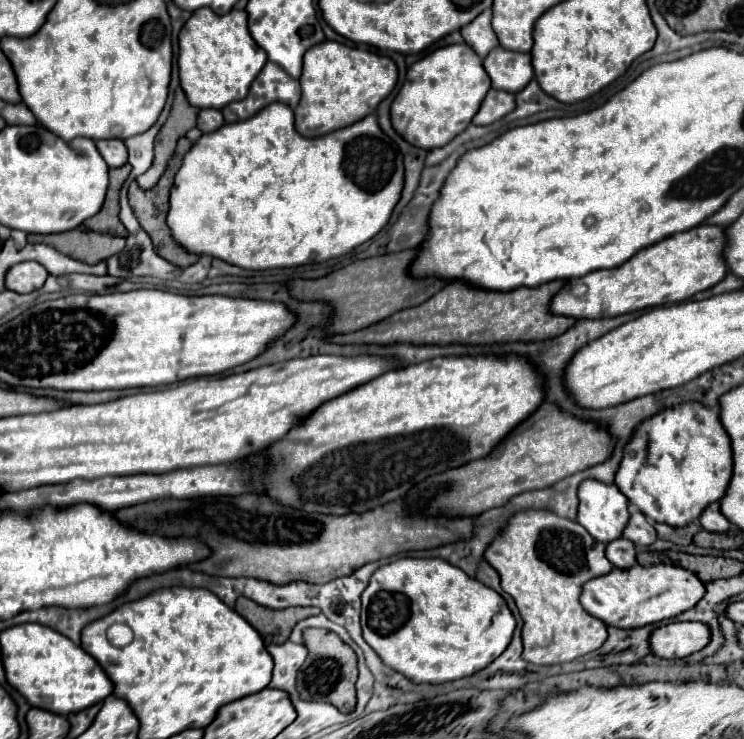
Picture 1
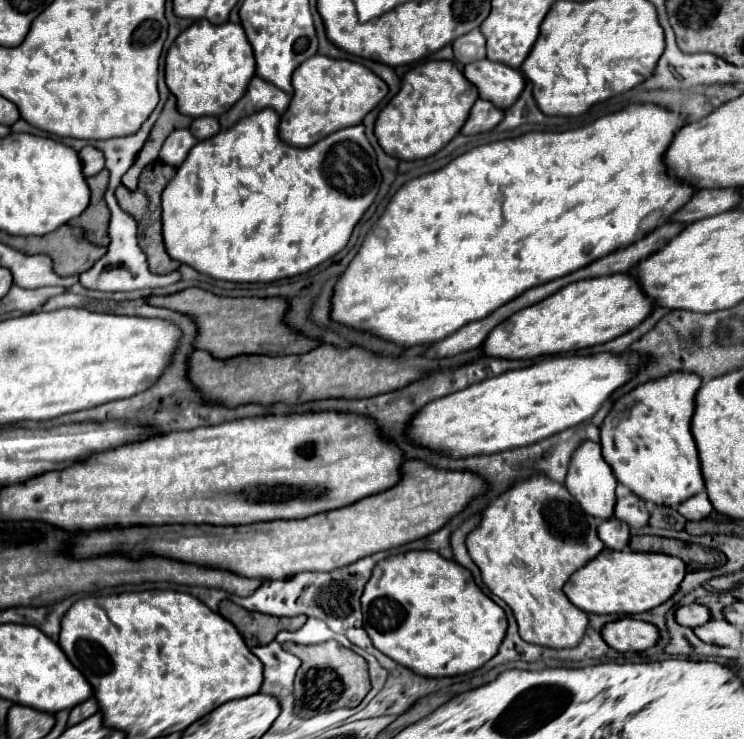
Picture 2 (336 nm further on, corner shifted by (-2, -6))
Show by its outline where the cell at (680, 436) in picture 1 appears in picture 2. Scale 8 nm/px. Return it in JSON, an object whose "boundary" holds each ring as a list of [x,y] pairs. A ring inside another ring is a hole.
{"boundary":[[[672,372],[670,376],[650,380],[628,392],[632,402],[626,410],[612,408],[602,424],[602,456],[610,464],[616,480],[644,500],[664,506],[678,506],[682,500],[704,490],[696,442],[690,420],[694,414],[694,396],[700,388],[700,376],[694,372]]]}

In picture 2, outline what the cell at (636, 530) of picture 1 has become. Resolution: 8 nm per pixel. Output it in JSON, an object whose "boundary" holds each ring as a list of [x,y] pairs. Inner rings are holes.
{"boundary":[[[628,494],[624,498],[618,498],[616,506],[614,506],[614,516],[622,522],[626,522],[630,528],[640,528],[644,524],[648,524],[648,510],[646,510],[646,502],[640,496]]]}

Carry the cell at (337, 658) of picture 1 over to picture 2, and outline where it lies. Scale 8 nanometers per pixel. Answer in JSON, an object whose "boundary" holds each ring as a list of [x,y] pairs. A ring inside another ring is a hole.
{"boundary":[[[328,640],[314,646],[284,642],[282,648],[302,660],[302,666],[298,668],[294,680],[294,712],[300,718],[310,718],[336,708],[354,708],[370,692],[366,660],[356,652],[344,648],[336,640]]]}

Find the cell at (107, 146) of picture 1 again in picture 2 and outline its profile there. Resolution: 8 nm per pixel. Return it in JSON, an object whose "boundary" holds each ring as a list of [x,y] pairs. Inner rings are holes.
{"boundary":[[[86,146],[78,152],[80,160],[82,160],[82,172],[84,176],[94,176],[104,168],[104,156],[100,150],[96,150],[94,146]]]}

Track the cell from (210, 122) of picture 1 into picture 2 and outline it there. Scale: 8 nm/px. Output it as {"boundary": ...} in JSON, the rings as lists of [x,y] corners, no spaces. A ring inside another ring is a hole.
{"boundary":[[[208,116],[208,118],[194,118],[192,124],[190,124],[190,132],[198,138],[198,140],[204,140],[204,138],[210,138],[214,134],[220,132],[220,122],[216,116]]]}

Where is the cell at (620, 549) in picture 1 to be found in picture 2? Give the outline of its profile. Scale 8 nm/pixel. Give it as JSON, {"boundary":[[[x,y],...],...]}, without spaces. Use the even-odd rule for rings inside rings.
{"boundary":[[[610,518],[610,520],[604,520],[600,522],[598,526],[598,536],[602,538],[602,542],[608,546],[608,548],[614,548],[614,550],[622,550],[628,546],[628,540],[630,540],[630,528],[626,524],[622,524],[618,518]]]}

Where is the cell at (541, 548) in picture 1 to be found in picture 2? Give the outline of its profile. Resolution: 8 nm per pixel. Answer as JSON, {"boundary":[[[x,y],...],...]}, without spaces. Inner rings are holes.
{"boundary":[[[536,472],[490,500],[480,524],[466,536],[468,554],[480,568],[484,584],[512,608],[526,642],[572,648],[582,640],[588,614],[564,596],[562,586],[570,572],[582,568],[604,548],[596,526],[598,520],[582,512],[564,484]]]}

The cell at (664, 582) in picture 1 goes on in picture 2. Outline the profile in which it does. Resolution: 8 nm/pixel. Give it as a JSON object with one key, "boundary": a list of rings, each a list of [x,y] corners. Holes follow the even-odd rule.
{"boundary":[[[604,550],[588,564],[578,568],[564,584],[566,598],[584,612],[594,614],[640,614],[666,602],[686,576],[686,564],[670,554]]]}

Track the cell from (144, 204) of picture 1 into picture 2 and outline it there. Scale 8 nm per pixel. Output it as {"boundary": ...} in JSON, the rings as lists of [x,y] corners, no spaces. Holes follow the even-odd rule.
{"boundary":[[[156,160],[152,164],[148,164],[144,170],[142,170],[142,176],[140,176],[140,184],[134,192],[126,190],[124,186],[118,186],[116,188],[116,200],[120,204],[120,208],[128,214],[132,214],[138,222],[138,240],[140,240],[140,248],[142,252],[146,252],[146,258],[148,258],[148,268],[150,272],[156,272],[156,274],[168,274],[172,270],[178,270],[178,262],[172,260],[168,256],[168,252],[164,250],[164,242],[162,242],[162,222],[160,222],[160,194],[164,192],[168,180],[176,174],[176,168],[170,166],[170,164],[164,164],[162,160]]]}

